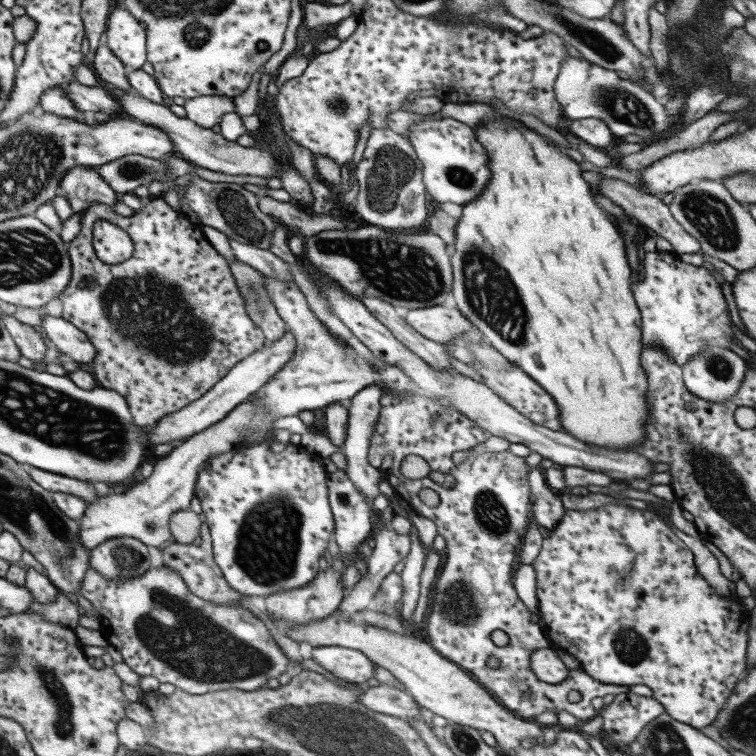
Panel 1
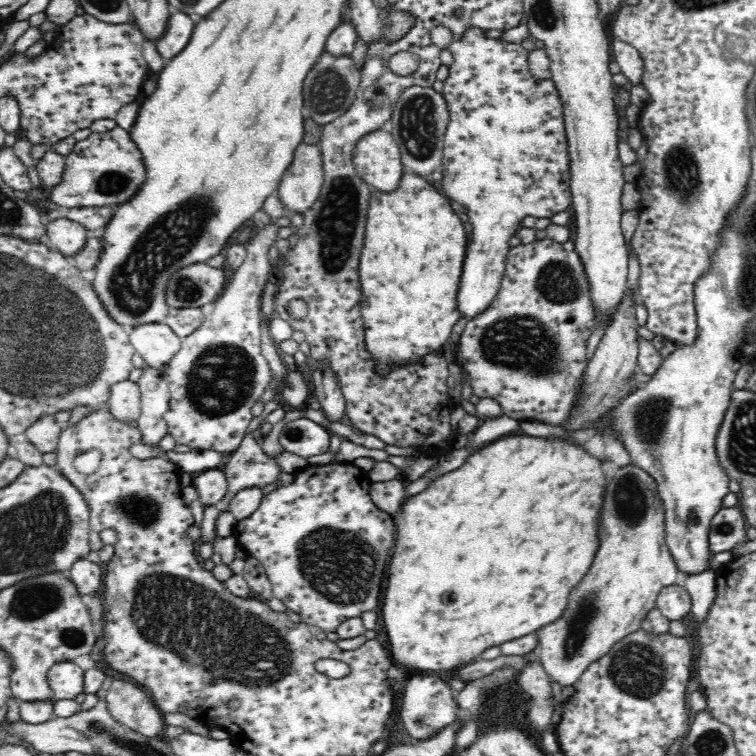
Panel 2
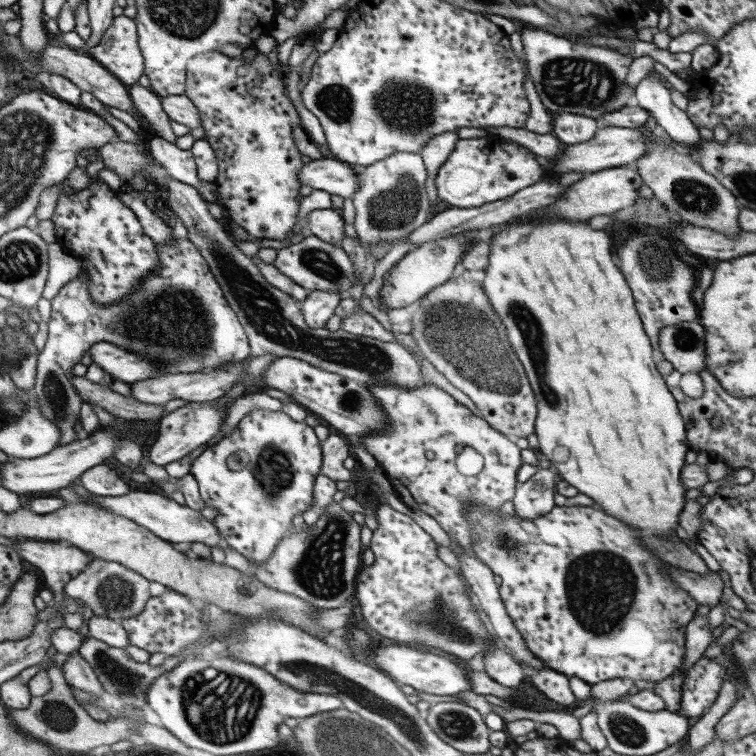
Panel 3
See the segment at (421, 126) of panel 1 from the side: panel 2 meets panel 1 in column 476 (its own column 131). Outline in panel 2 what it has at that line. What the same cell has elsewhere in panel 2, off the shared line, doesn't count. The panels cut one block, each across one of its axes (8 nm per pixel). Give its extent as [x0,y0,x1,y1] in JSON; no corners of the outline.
[50,126,146,209]

